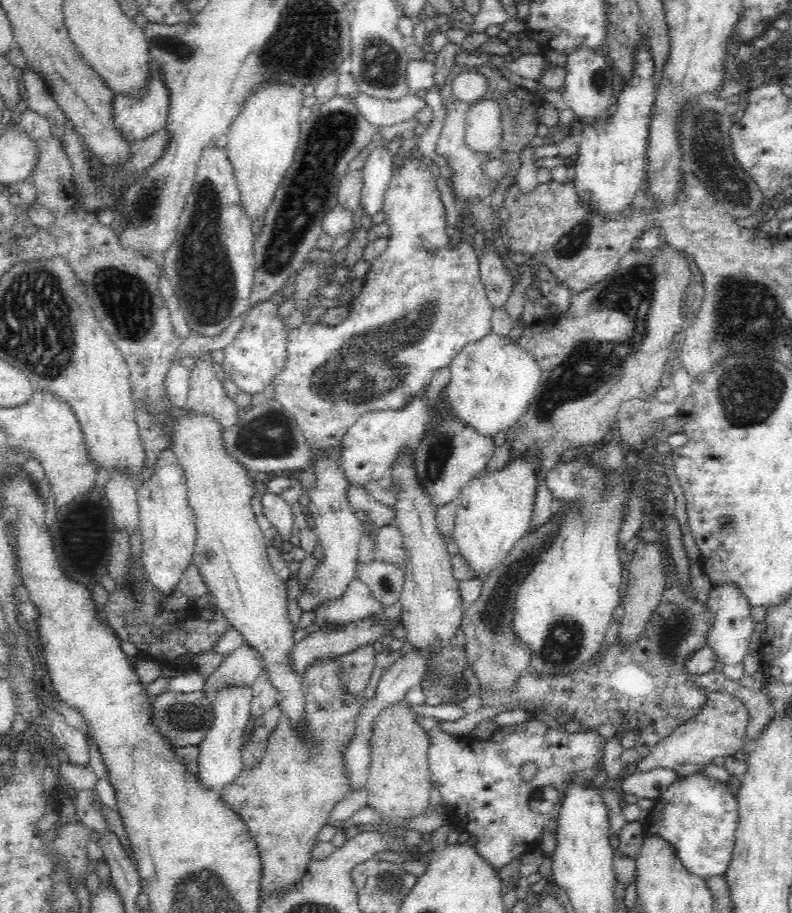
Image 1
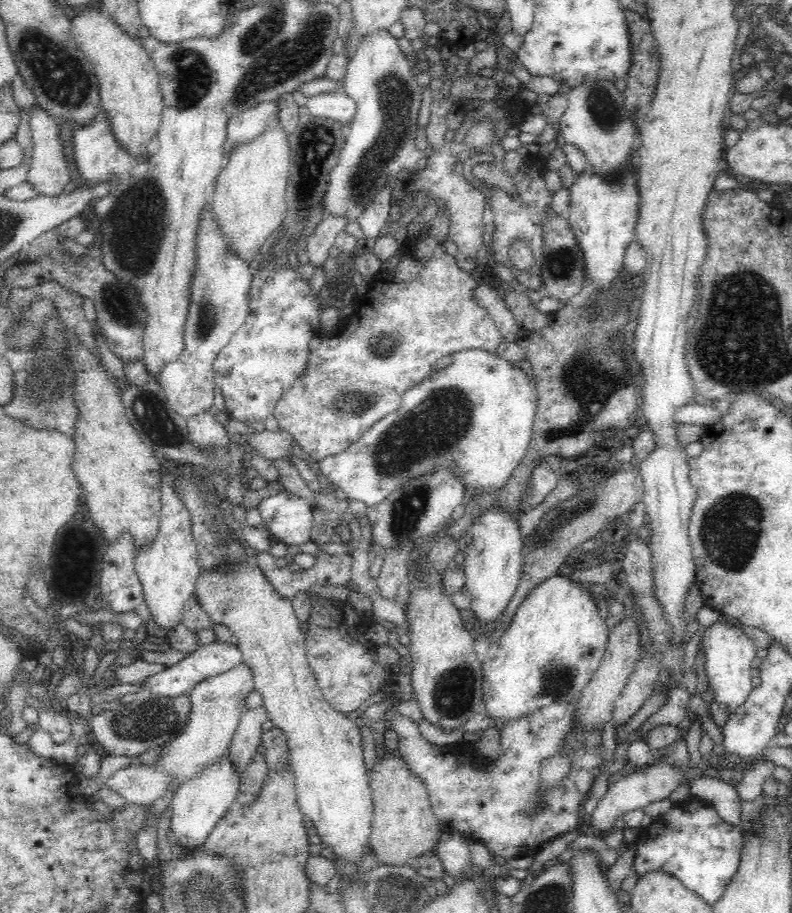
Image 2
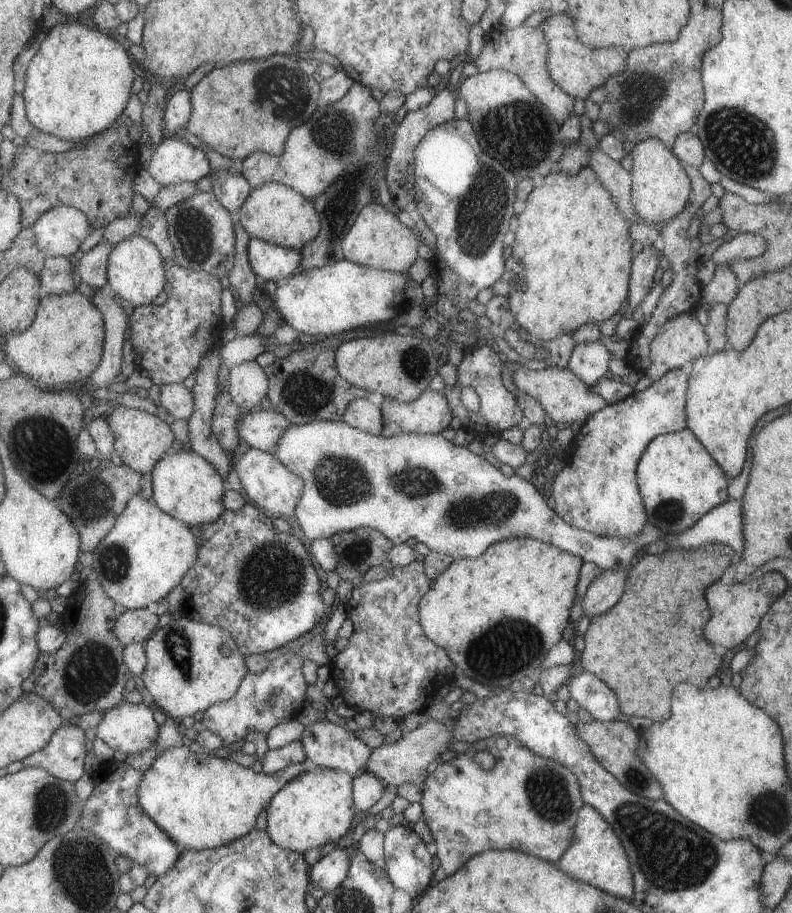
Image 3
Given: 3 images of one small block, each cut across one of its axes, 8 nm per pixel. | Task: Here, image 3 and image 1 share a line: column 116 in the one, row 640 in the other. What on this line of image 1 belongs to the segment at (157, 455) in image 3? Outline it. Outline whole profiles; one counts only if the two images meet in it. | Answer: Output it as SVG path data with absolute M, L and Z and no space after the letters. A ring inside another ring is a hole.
M402 457L389 474L398 496L394 523L403 535L405 549L404 582L399 602L402 605L401 623L406 629L406 640L414 651L428 651L423 677L437 681L433 660L444 649L454 646L452 641L461 626L464 605L459 581L453 577L452 563L447 551L447 540L438 533L435 517L437 509L417 480L413 457Z

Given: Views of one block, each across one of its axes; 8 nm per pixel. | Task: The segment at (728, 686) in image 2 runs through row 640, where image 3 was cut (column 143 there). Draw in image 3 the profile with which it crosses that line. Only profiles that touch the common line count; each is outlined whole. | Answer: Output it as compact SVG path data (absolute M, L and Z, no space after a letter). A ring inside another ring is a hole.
M125 700L104 711L96 727L96 736L111 750L123 754L143 753L151 748L159 730L149 706L142 702L134 705Z

